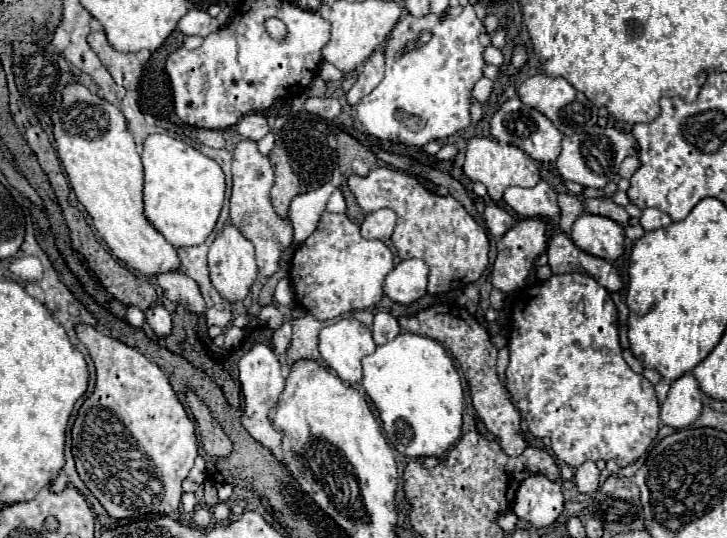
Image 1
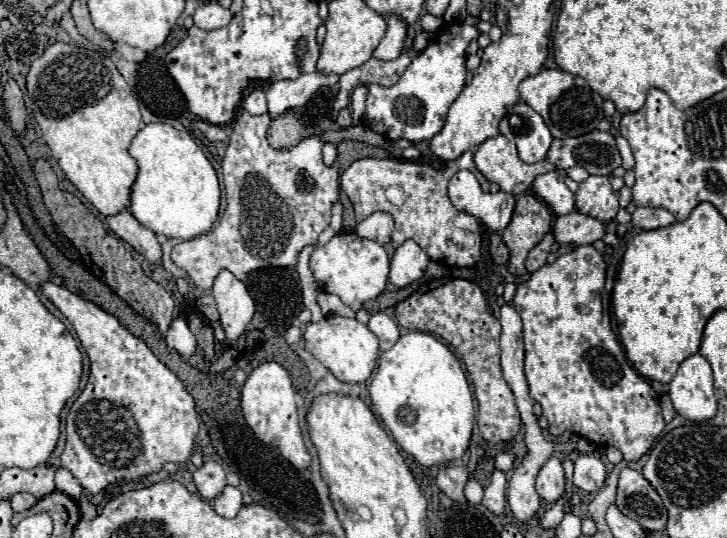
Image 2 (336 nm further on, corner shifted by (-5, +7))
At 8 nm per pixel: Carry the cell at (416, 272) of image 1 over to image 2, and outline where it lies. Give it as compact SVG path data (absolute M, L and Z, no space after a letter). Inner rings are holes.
M409 239L393 253L389 281L395 287L405 287L425 273L427 263L429 263L427 253L415 241Z

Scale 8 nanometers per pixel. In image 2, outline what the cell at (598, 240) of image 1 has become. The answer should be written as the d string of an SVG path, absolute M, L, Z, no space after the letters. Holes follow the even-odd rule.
M589 175L577 189L577 209L585 215L597 217L603 223L613 219L617 215L619 203L617 195L613 193L613 187L609 183L609 177L597 177Z

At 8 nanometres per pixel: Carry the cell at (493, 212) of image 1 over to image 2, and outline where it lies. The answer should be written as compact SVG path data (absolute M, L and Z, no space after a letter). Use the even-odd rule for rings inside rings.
M461 170L449 181L449 199L457 211L475 215L491 231L503 231L515 209L515 197L497 191L484 192L473 173Z

